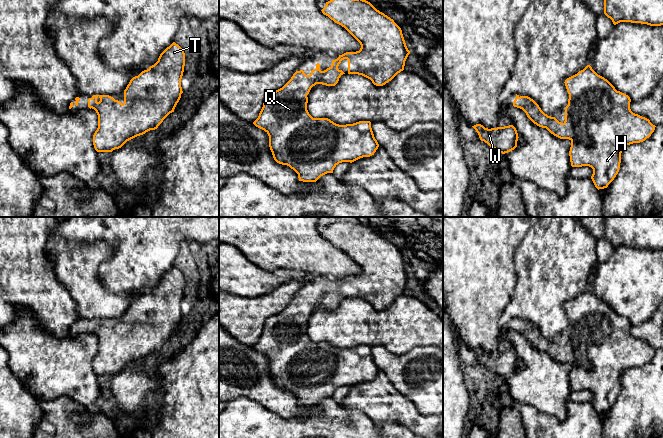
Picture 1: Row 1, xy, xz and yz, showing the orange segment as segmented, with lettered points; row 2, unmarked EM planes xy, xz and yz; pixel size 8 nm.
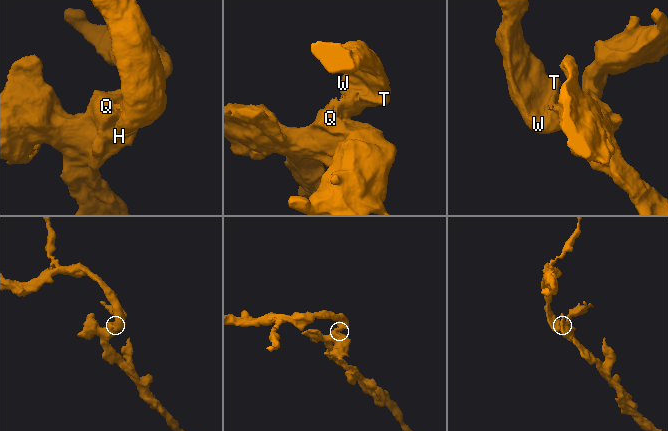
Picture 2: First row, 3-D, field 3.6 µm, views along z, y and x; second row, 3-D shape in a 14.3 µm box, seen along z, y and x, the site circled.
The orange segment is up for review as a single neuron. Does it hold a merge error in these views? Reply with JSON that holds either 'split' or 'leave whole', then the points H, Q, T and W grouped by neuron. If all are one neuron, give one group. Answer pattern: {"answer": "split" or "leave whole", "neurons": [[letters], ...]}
{"answer": "leave whole", "neurons": [["H", "Q", "T", "W"]]}

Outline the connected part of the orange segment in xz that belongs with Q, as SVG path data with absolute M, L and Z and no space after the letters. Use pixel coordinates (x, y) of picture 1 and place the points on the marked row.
M330 0L321 11L344 27L360 43L360 50L339 55L324 71L320 70L319 63L310 75L306 75L303 70L296 71L282 88L265 97L259 116L253 122L268 134L274 160L293 169L298 174L299 181L303 182L316 182L321 176L333 173L339 163L352 163L370 157L379 147L370 121L339 125L328 118L313 118L307 110L307 95L311 88L316 84L335 86L345 74L338 69L344 59L348 60L348 74L362 75L374 85L383 86L404 70L410 54L401 28L366 0Z

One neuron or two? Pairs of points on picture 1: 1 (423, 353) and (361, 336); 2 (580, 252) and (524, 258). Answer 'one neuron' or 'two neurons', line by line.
1: two neurons
2: one neuron

